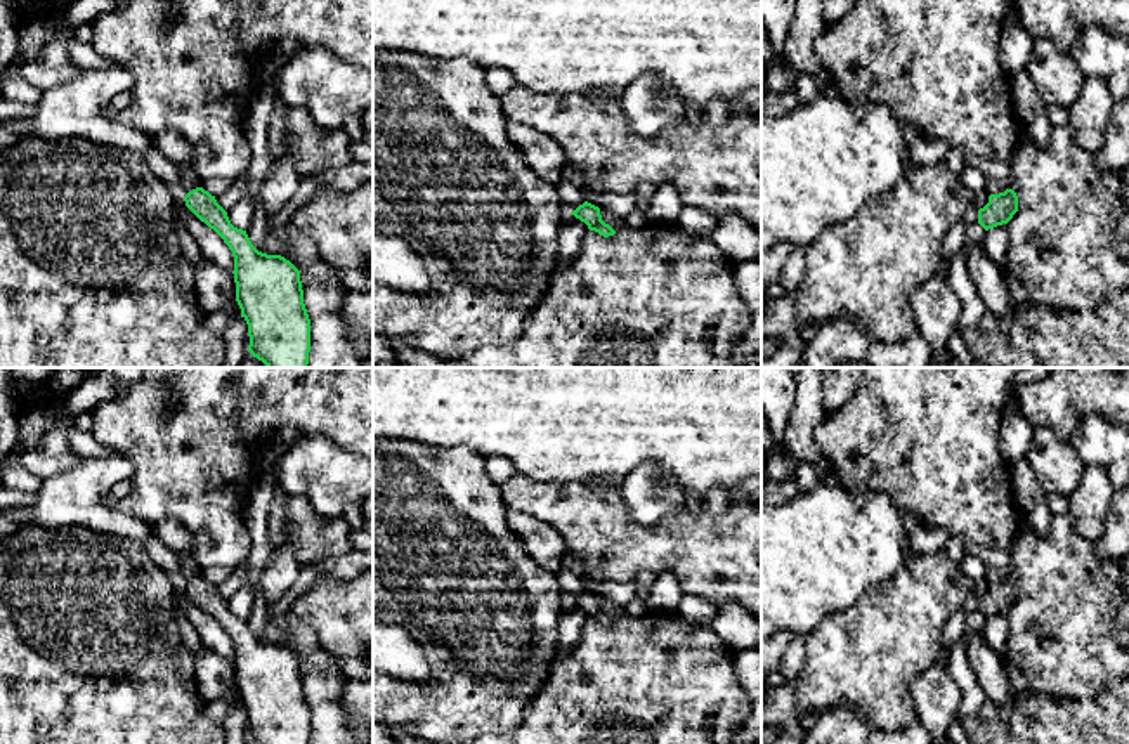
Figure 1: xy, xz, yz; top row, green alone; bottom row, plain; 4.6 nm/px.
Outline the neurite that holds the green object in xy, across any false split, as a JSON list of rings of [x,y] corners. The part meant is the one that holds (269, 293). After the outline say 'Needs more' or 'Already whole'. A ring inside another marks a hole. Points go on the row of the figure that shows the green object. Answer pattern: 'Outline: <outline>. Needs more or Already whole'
Outline: [[[203,187],[189,191],[184,201],[232,251],[236,302],[248,324],[248,352],[267,368],[307,368],[310,319],[300,271],[281,255],[258,251],[246,231],[234,227]]]. Already whole

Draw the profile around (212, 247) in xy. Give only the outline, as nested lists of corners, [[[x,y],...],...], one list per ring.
[[[187,206],[179,208],[175,213],[198,243],[203,257],[213,262],[217,267],[232,272],[234,257],[229,246],[224,243],[224,239],[205,222],[201,222]]]

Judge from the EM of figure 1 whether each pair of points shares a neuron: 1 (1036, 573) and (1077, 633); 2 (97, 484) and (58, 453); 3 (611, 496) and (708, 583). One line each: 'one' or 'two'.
1: one
2: two
3: one

